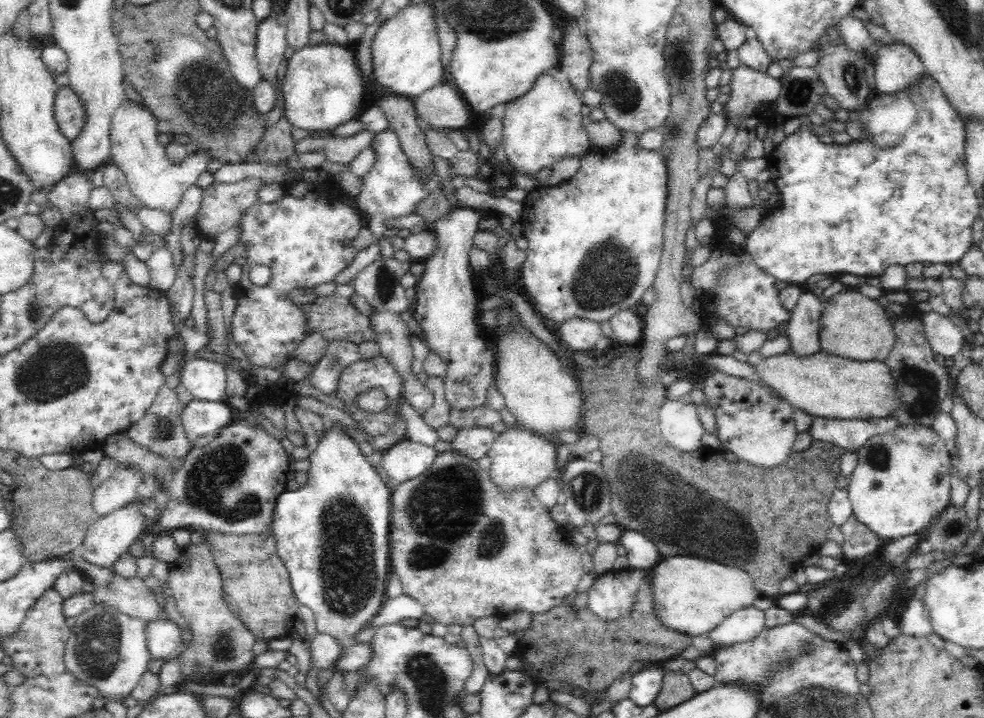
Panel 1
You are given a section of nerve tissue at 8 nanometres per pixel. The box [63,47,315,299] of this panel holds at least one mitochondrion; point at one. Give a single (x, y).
(210, 103)

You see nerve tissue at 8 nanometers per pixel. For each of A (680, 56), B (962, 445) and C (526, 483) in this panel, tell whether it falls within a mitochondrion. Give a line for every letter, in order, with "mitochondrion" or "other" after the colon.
A: mitochondrion
B: other
C: other

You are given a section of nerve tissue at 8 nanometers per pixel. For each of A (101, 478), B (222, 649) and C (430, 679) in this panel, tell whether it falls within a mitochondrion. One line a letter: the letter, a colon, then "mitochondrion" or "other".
A: other
B: mitochondrion
C: mitochondrion

